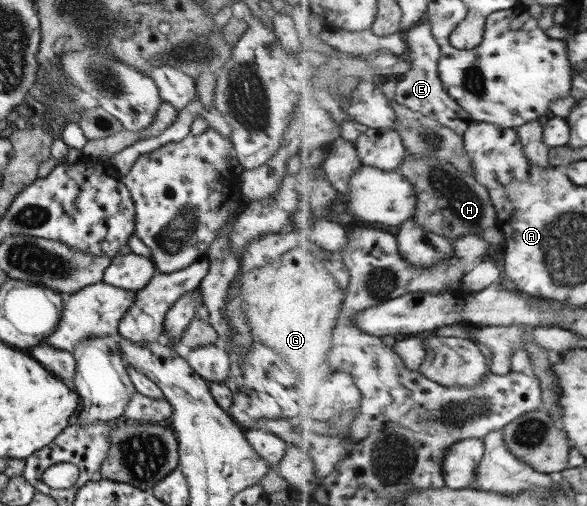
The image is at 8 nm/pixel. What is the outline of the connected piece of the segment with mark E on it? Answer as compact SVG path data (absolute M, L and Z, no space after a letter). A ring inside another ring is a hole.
M428 17L422 18L418 25L414 25L404 34L407 42L407 53L411 59L412 69L404 73L396 83L394 99L400 104L418 111L446 127L464 135L466 130L476 121L444 88L439 74L439 59L442 57L440 44L434 38L432 22Z

